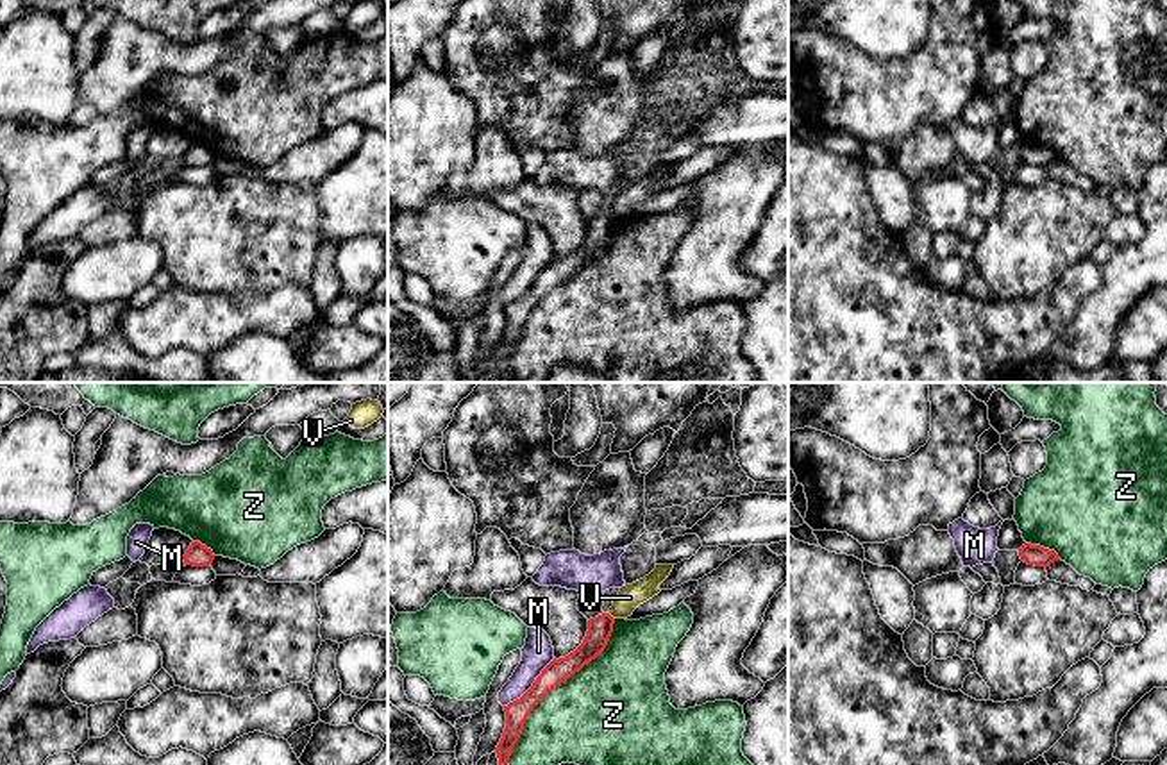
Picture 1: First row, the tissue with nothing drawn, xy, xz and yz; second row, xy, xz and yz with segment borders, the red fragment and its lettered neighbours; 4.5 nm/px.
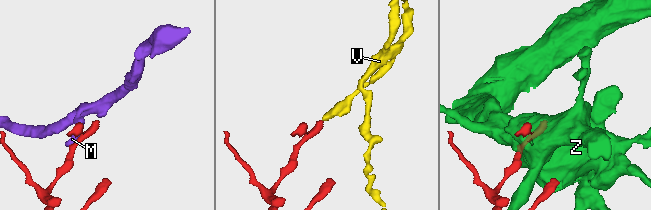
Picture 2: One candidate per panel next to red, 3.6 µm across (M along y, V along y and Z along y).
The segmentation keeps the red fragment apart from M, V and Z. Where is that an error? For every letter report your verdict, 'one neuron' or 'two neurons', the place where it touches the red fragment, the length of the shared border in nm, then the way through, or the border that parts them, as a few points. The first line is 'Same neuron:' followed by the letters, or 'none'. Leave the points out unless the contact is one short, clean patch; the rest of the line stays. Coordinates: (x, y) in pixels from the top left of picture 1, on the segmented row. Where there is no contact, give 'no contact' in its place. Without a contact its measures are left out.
Same neuron: none
M: two neurons | xz (533, 685) | 320 nm | along xz (554, 658), (519, 697), (504, 706)
V: two neurons | xz (610, 615) | 50 nm | along xz (608, 612), (613, 619)
Z: two neurons | xz (554, 687) | 800 nm

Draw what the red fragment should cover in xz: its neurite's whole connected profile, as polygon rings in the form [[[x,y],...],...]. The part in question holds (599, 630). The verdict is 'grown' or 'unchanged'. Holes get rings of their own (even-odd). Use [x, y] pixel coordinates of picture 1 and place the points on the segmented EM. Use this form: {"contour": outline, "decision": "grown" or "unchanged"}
{"contour": [[[609,613],[590,618],[583,643],[568,656],[559,660],[554,658],[520,699],[504,706],[506,727],[495,749],[499,765],[508,765],[511,751],[518,742],[524,724],[531,715],[533,708],[549,692],[572,677],[577,670],[581,670],[586,663],[595,660],[606,649],[608,640],[613,633],[613,624],[615,618]]], "decision": "unchanged"}

